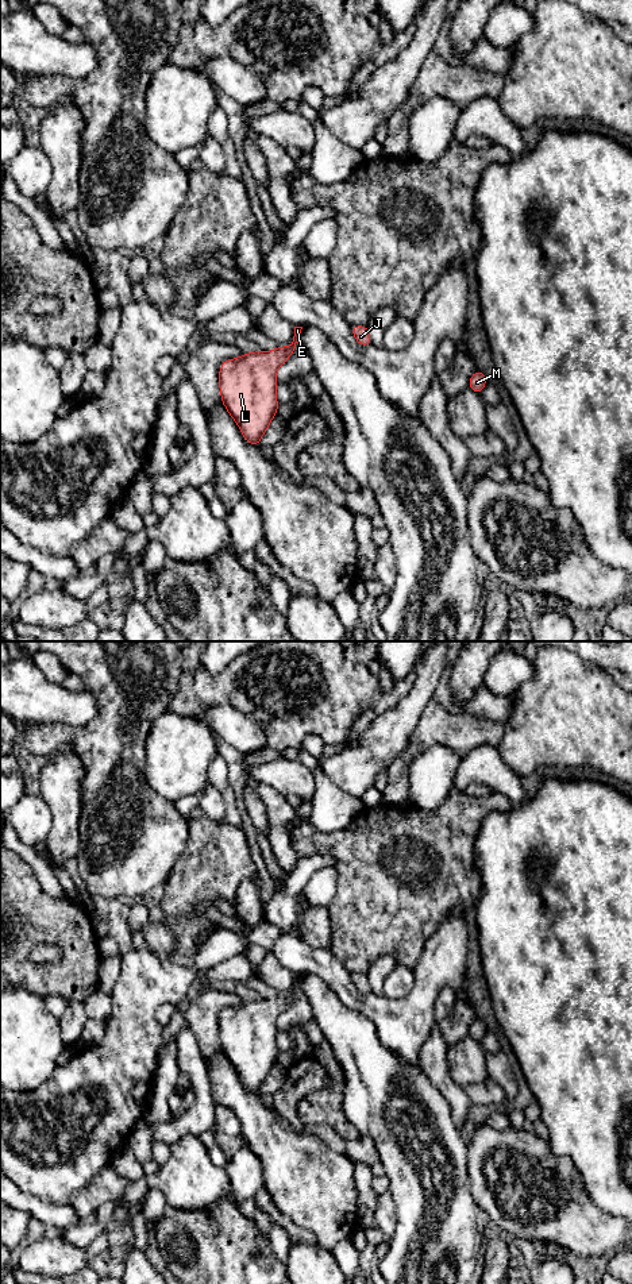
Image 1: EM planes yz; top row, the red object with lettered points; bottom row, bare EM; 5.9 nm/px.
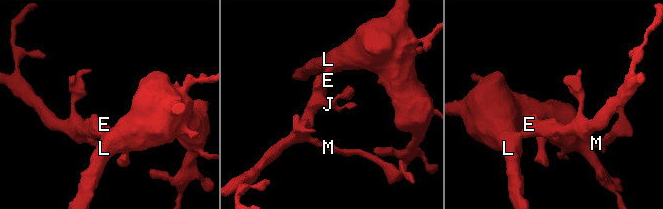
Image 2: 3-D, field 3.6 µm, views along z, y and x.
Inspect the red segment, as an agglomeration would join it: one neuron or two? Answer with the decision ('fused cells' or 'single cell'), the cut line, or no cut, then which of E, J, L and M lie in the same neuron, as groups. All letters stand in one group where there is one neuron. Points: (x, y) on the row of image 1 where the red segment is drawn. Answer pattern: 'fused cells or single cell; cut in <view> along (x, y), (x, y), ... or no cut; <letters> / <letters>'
single cell; no cut; E J L M

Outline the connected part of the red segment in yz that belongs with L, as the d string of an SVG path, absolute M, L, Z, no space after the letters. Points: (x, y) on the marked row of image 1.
M294 327L289 350L277 346L273 352L243 354L238 359L226 359L220 365L219 385L221 402L251 446L259 440L277 414L277 369L286 362L300 343L302 327Z

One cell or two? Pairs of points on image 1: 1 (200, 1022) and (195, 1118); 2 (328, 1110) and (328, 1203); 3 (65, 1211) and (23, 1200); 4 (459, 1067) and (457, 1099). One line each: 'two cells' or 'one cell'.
1: two cells
2: two cells
3: one cell
4: two cells

